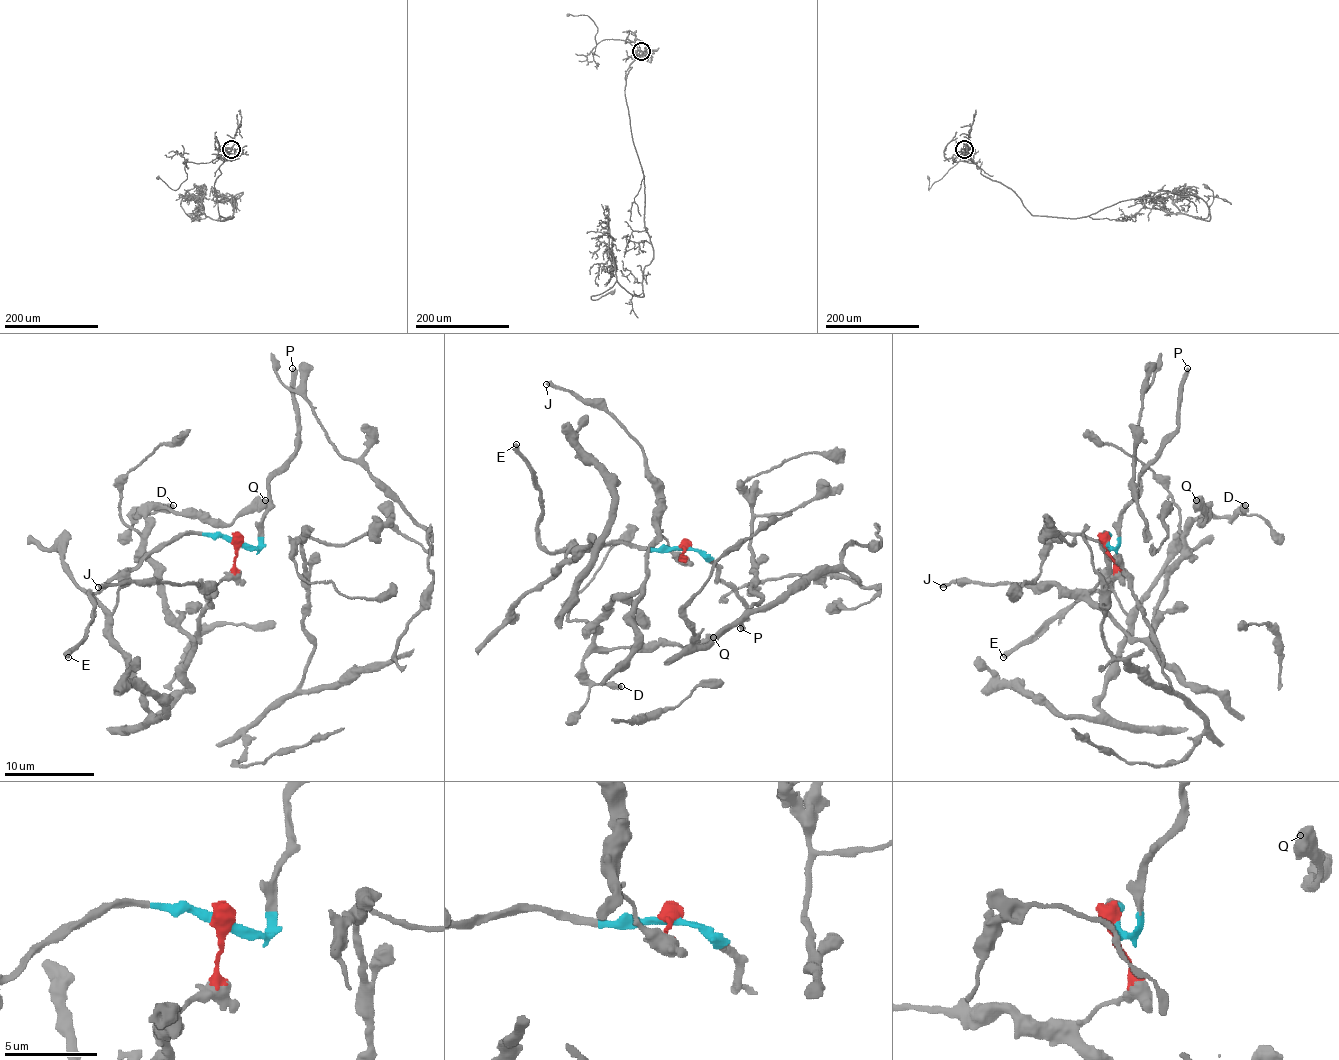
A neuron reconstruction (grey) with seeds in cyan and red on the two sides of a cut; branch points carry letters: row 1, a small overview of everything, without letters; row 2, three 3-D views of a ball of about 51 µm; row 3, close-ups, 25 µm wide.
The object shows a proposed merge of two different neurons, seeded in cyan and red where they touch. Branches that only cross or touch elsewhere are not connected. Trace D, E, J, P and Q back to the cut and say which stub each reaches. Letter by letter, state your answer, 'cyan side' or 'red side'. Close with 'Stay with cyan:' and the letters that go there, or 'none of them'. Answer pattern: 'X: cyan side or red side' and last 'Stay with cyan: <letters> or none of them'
D: red side
E: cyan side
J: red side
P: cyan side
Q: red side
Stay with cyan: E, P

